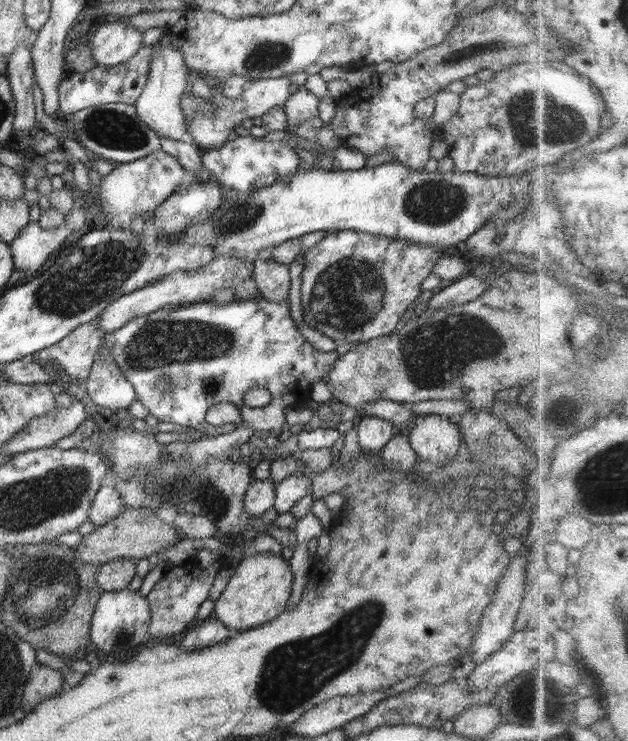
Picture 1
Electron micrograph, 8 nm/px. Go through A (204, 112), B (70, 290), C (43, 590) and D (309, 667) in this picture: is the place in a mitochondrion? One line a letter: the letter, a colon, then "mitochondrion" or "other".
A: mitochondrion
B: mitochondrion
C: mitochondrion
D: mitochondrion

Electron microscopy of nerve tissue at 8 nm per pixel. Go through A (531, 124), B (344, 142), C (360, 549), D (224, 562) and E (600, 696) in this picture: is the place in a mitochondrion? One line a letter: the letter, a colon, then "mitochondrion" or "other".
A: mitochondrion
B: other
C: other
D: other
E: other

